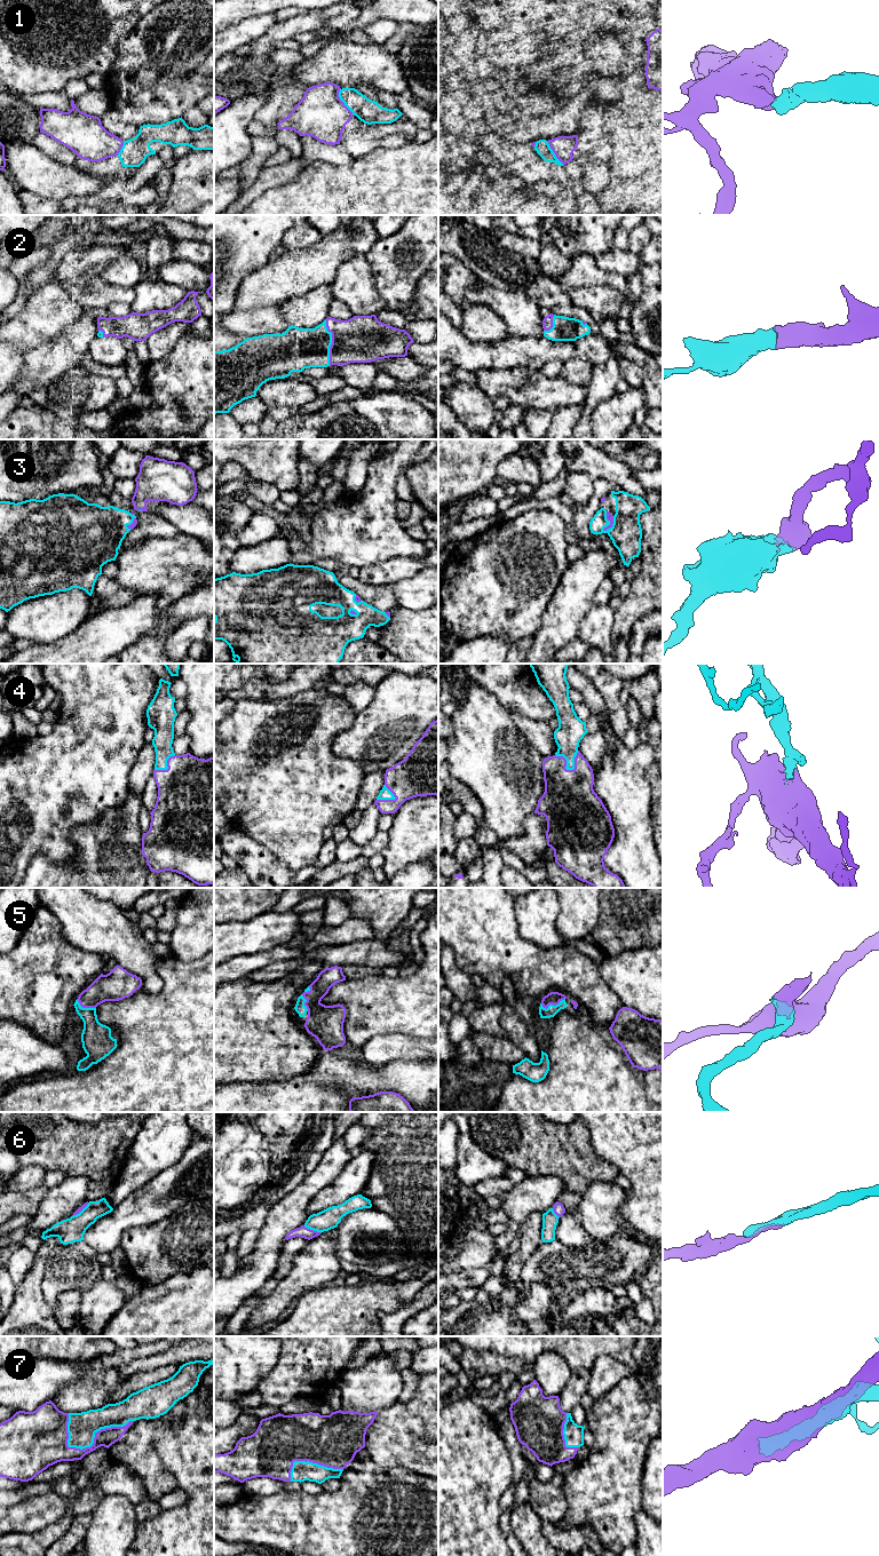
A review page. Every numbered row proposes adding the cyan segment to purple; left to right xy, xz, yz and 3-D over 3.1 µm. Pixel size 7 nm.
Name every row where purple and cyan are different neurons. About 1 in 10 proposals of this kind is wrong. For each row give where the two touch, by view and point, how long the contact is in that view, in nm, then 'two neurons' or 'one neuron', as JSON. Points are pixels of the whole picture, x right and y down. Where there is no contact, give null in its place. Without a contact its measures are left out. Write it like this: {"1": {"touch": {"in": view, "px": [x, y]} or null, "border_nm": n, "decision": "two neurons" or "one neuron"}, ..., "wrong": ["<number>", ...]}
{"1": {"touch": {"in": "xz", "px": [342, 102]}, "border_nm": 220, "decision": "two neurons"}, "2": {"touch": {"in": "xz", "px": [332, 342]}, "border_nm": 320, "decision": "one neuron"}, "3": {"touch": {"in": "yz", "px": [610, 522]}, "border_nm": 140, "decision": "one neuron"}, "4": {"touch": {"in": "yz", "px": [565, 763]}, "border_nm": 170, "decision": "one neuron"}, "5": {"touch": {"in": "yz", "px": [552, 1003]}, "border_nm": 180, "decision": "one neuron"}, "6": {"touch": {"in": "xz", "px": [313, 1230]}, "border_nm": 140, "decision": "one neuron"}, "7": {"touch": {"in": "xy", "px": [96, 1433]}, "border_nm": 500, "decision": "one neuron"}, "wrong": ["1"]}

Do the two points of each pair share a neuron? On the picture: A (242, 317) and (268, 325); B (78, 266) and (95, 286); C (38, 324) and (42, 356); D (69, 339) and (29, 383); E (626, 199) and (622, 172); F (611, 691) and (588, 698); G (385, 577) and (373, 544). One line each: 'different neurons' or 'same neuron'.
A: same neuron
B: different neurons
C: different neurons
D: same neuron
E: same neuron
F: different neurons
G: different neurons

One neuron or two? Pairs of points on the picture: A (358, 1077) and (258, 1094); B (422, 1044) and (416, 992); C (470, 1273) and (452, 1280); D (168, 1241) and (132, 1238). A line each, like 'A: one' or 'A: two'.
A: one
B: two
C: one
D: one

